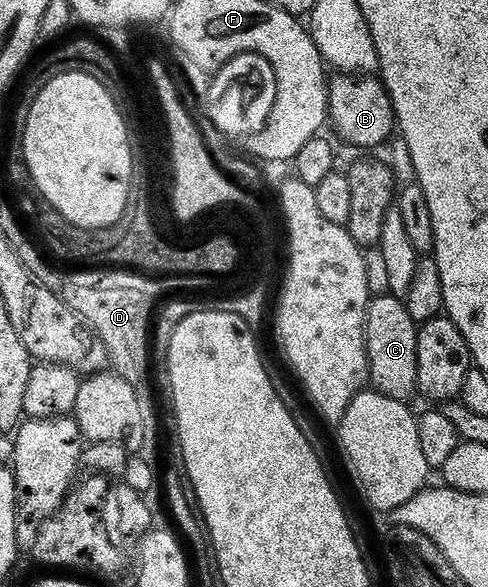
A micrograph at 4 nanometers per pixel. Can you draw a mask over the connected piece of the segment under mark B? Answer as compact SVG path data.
M340 74L328 85L328 119L342 139L356 148L376 148L387 145L393 139L397 127L396 111L383 83L376 78L357 78L352 74Z

